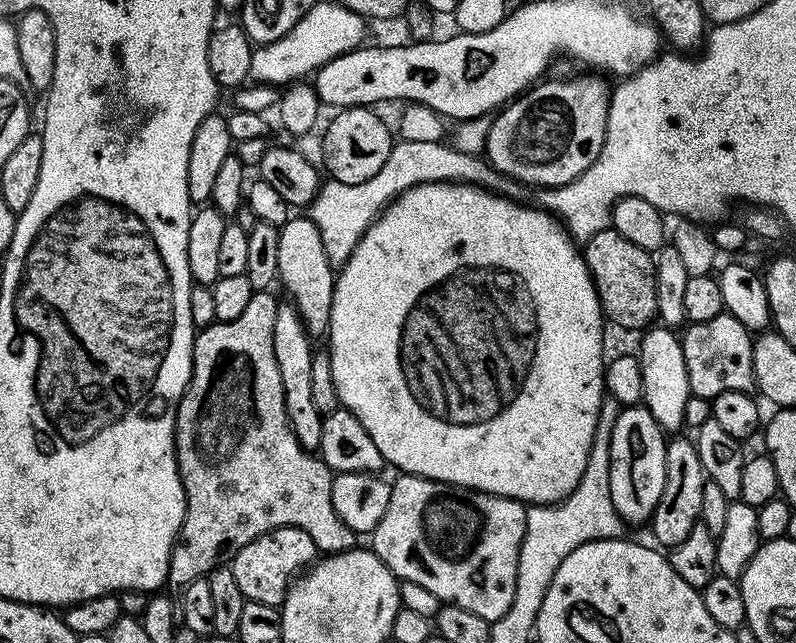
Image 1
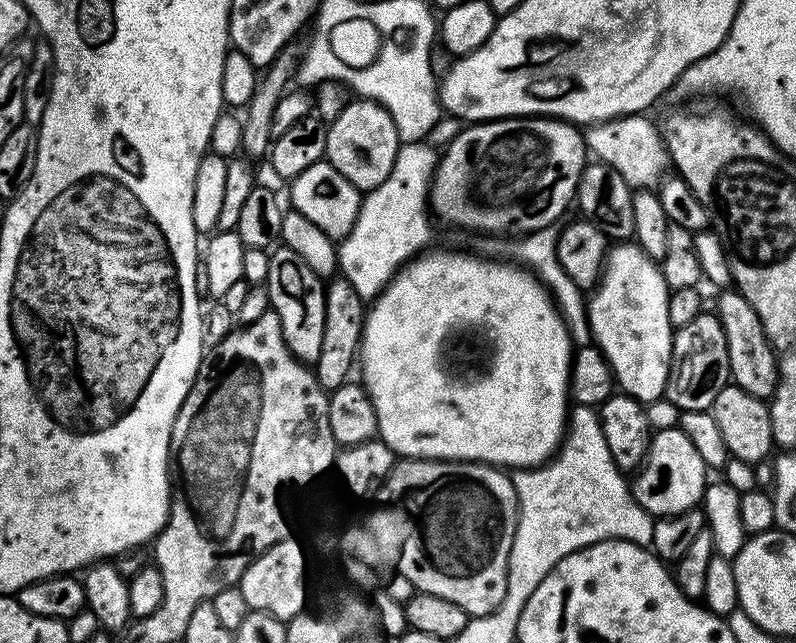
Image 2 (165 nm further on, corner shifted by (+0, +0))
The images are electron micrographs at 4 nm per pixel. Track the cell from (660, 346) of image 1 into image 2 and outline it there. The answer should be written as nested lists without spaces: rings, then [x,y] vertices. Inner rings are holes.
[[[620,242],[609,251],[604,270],[587,301],[592,340],[608,359],[617,385],[624,384],[623,391],[647,406],[661,399],[668,391],[668,379],[672,374],[672,333],[668,297],[670,289],[664,280],[661,265],[652,260],[635,242]]]

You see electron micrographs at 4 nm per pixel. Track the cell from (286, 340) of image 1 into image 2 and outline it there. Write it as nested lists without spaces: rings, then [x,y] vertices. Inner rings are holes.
[[[283,246],[271,249],[269,255],[269,274],[266,281],[271,311],[278,314],[278,322],[282,322],[282,338],[286,346],[298,360],[309,366],[315,365],[322,351],[323,328],[326,326],[325,281],[310,266],[306,266],[304,259],[294,250]]]

